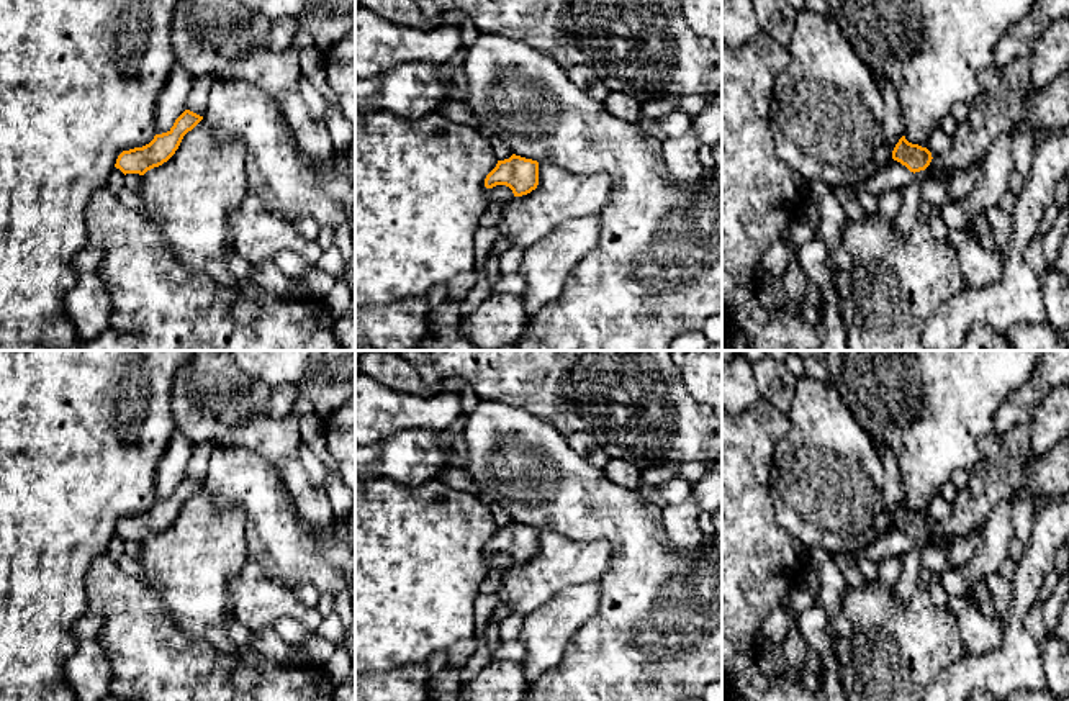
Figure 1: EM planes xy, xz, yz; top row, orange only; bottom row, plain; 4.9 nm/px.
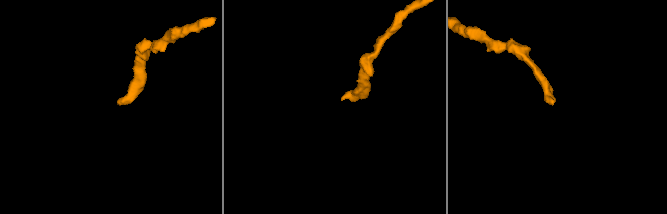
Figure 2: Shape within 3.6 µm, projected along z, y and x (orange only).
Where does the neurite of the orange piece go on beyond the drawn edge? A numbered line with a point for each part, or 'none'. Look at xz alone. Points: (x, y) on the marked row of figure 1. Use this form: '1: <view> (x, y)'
1: xz (501, 194)

